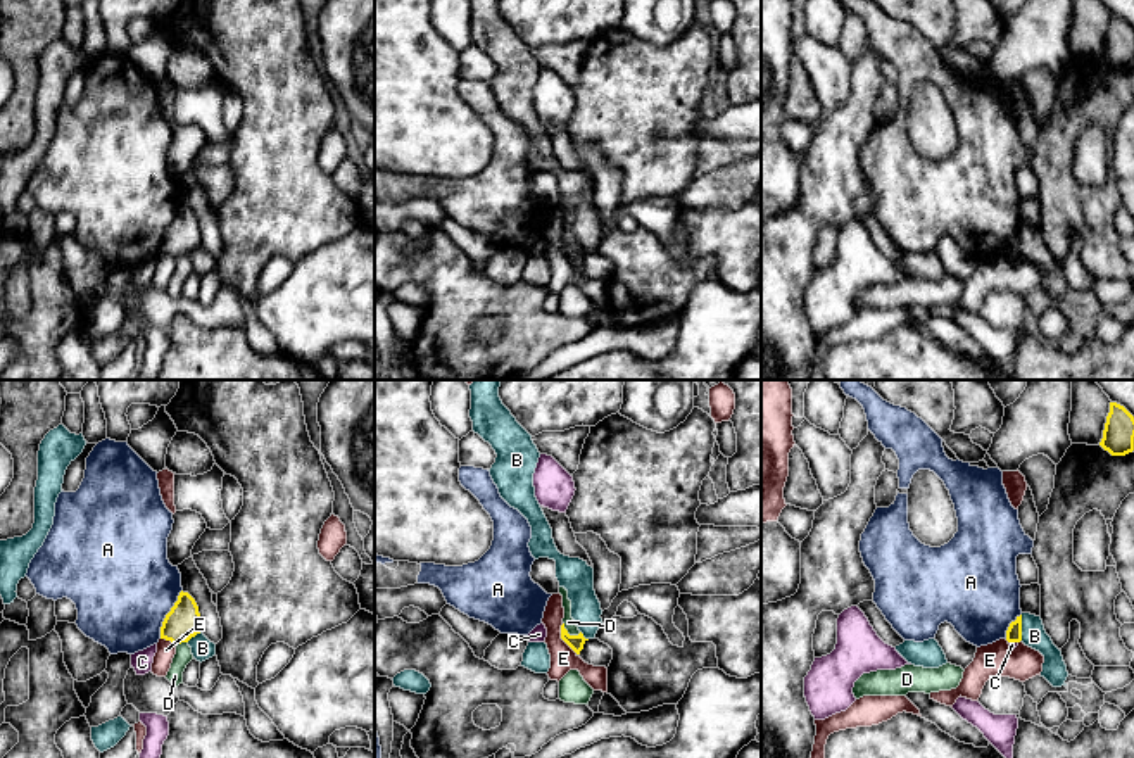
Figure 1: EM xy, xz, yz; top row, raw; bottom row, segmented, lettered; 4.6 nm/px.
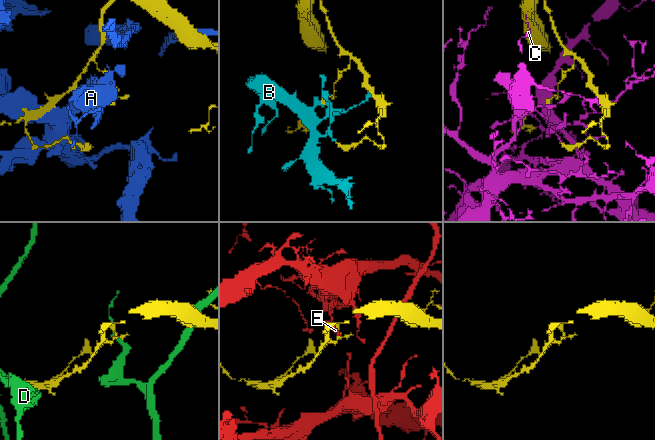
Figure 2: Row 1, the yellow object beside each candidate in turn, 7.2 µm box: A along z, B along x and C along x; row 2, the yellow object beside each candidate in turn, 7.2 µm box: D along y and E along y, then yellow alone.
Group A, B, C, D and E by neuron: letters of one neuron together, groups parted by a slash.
A / B / C / D / E

